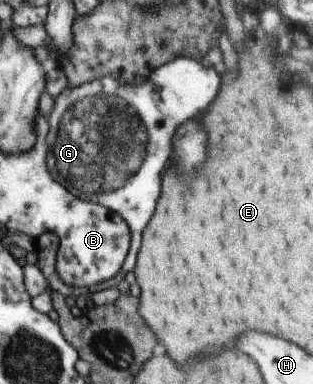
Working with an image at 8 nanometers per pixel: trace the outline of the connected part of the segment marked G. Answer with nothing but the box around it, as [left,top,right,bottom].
[35,56,221,297]

